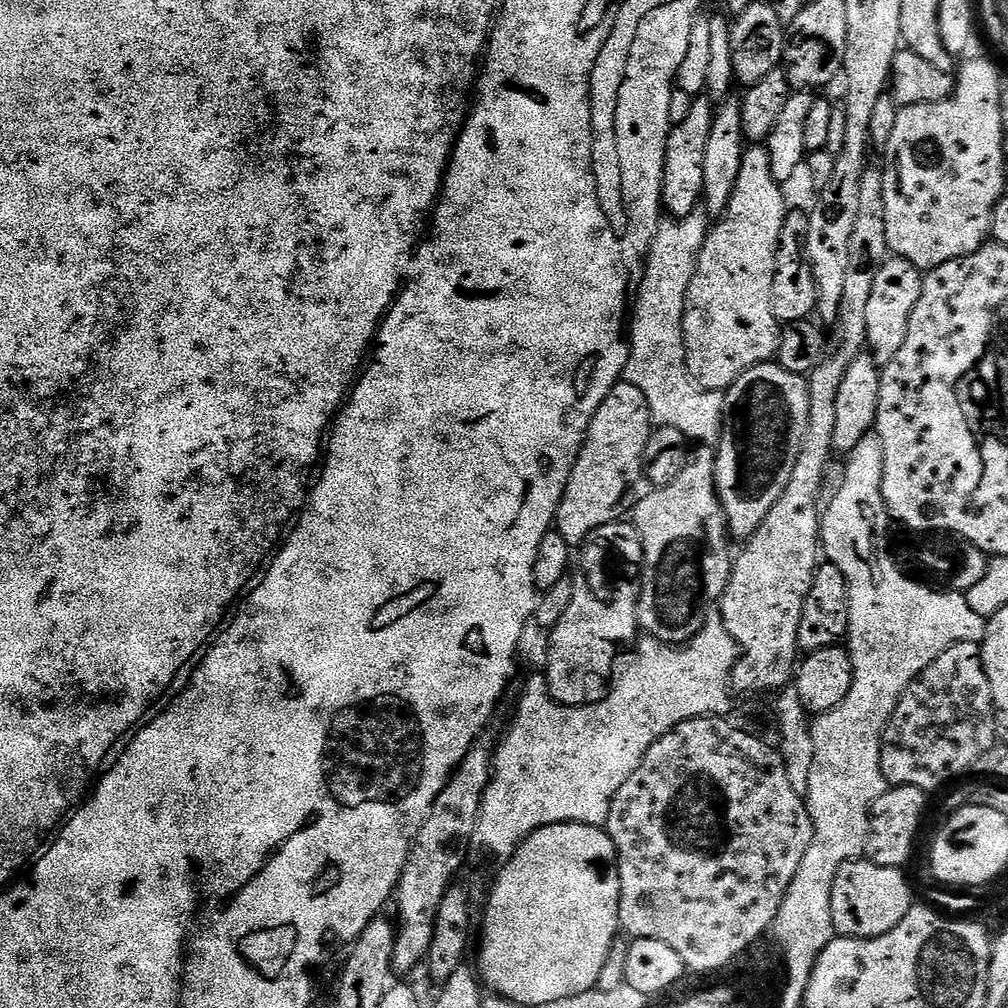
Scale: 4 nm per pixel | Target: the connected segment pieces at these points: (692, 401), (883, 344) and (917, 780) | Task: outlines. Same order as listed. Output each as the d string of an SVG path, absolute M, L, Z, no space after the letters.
M700 206L685 216L661 219L654 234L654 242L648 251L648 259L644 261L644 277L630 312L630 347L622 377L623 383L638 386L638 390L642 390L650 406L653 425L674 426L674 430L682 430L682 434L686 434L689 441L699 442L704 446L715 445L720 439L720 429L724 427L724 396L719 392L705 392L688 372L684 345L684 307L709 227L710 217Z
M892 256L884 263L882 270L878 270L878 278L874 278L874 287L870 289L870 302L866 305L867 347L877 364L889 364L894 354L902 350L902 342L906 342L906 330L910 330L910 314L914 314L914 306L918 306L923 285L921 269L900 256Z
M952 644L906 686L880 742L880 769L889 785L918 786L932 794L947 780L972 770L982 754L997 743L994 698L990 694L990 678L986 678L980 644Z

